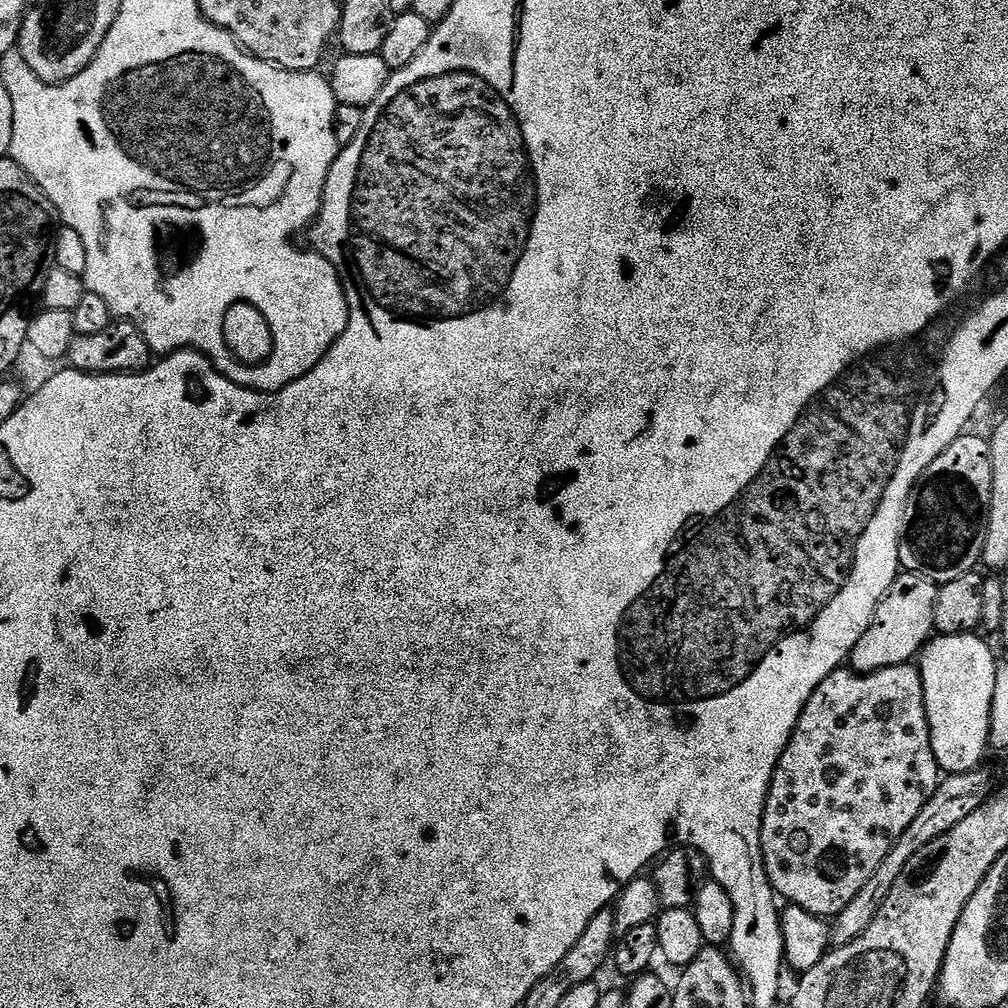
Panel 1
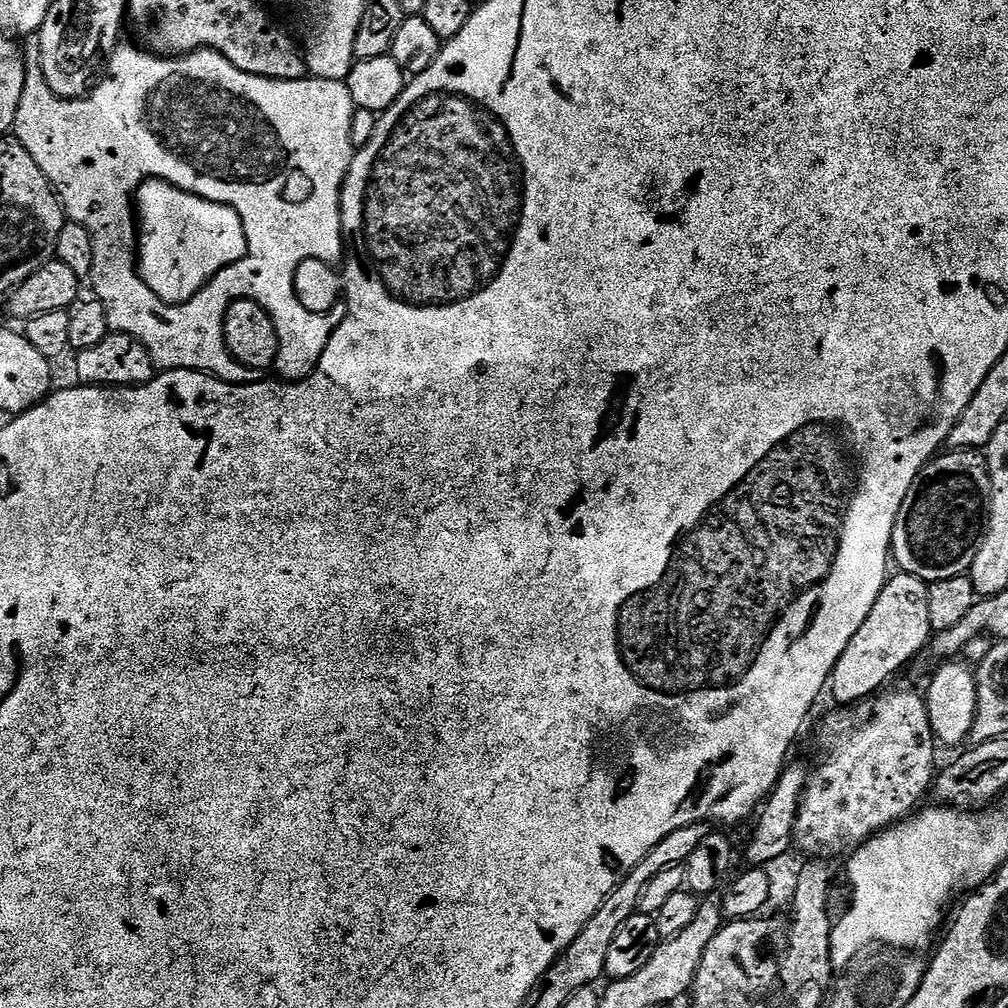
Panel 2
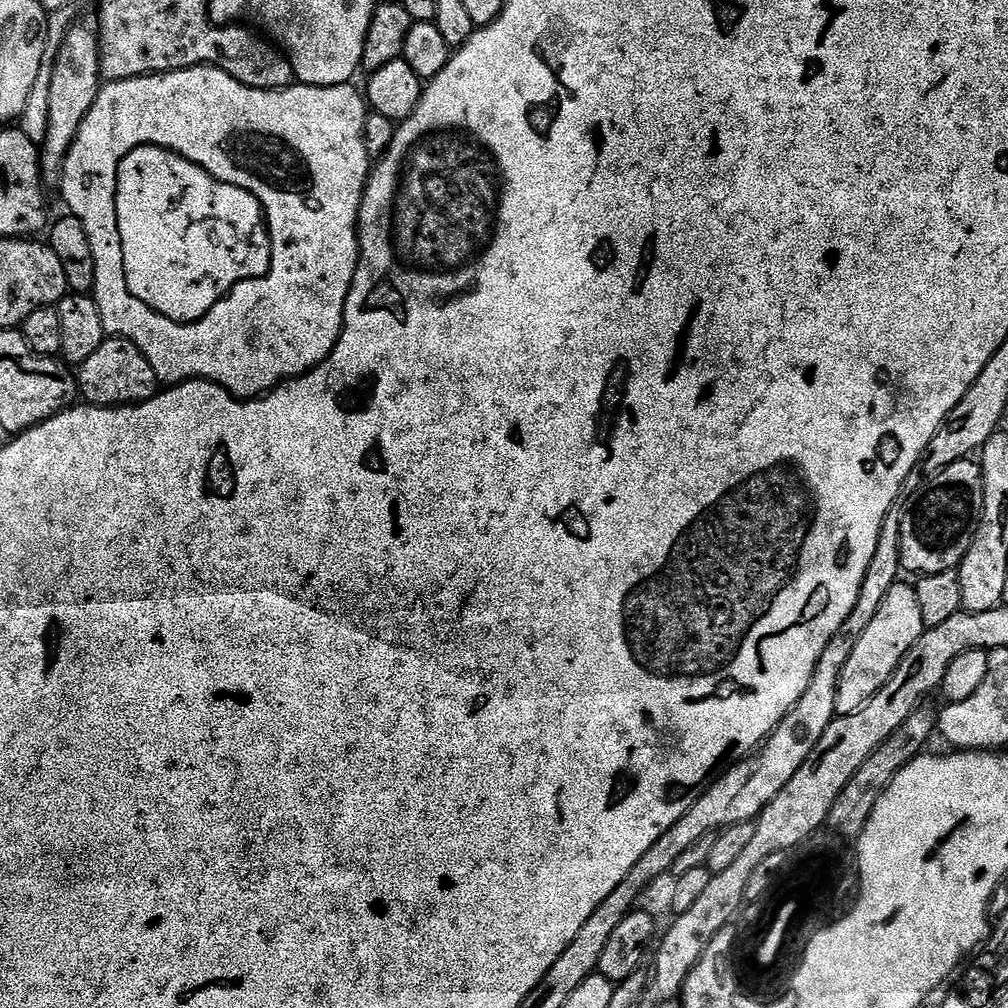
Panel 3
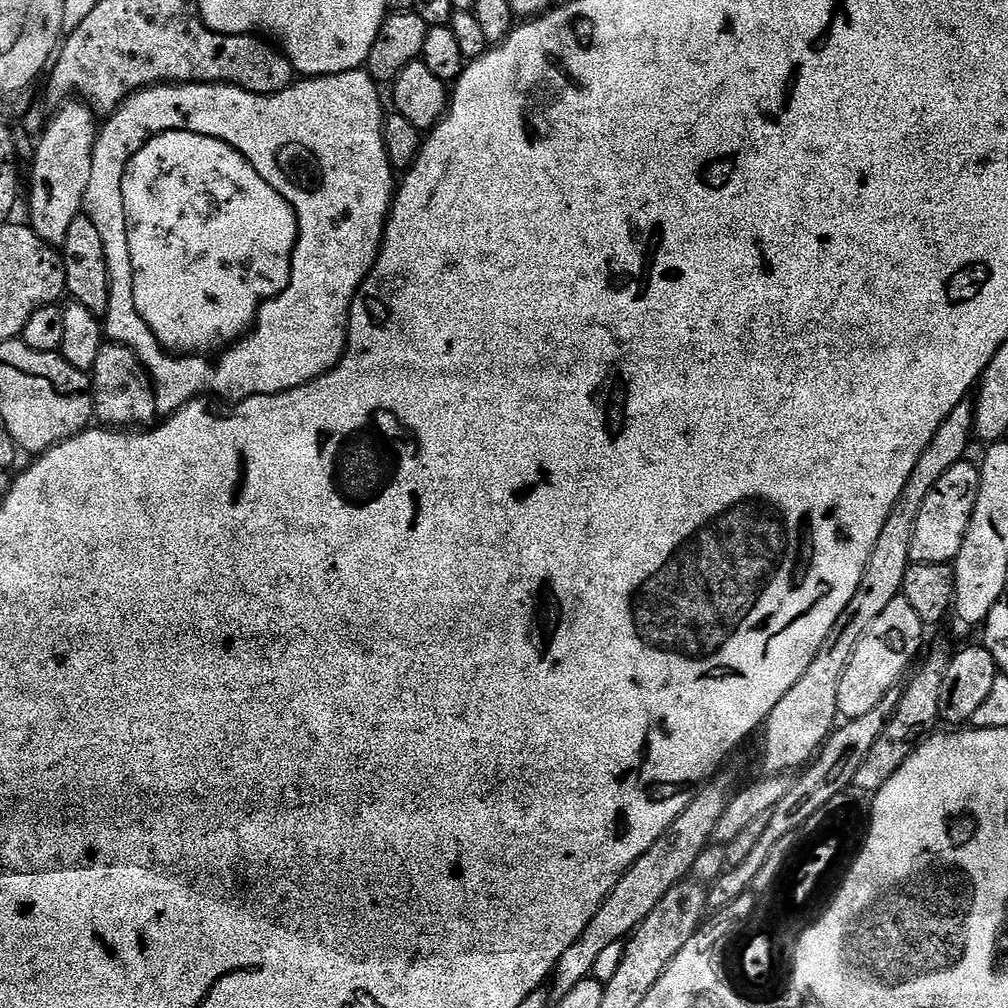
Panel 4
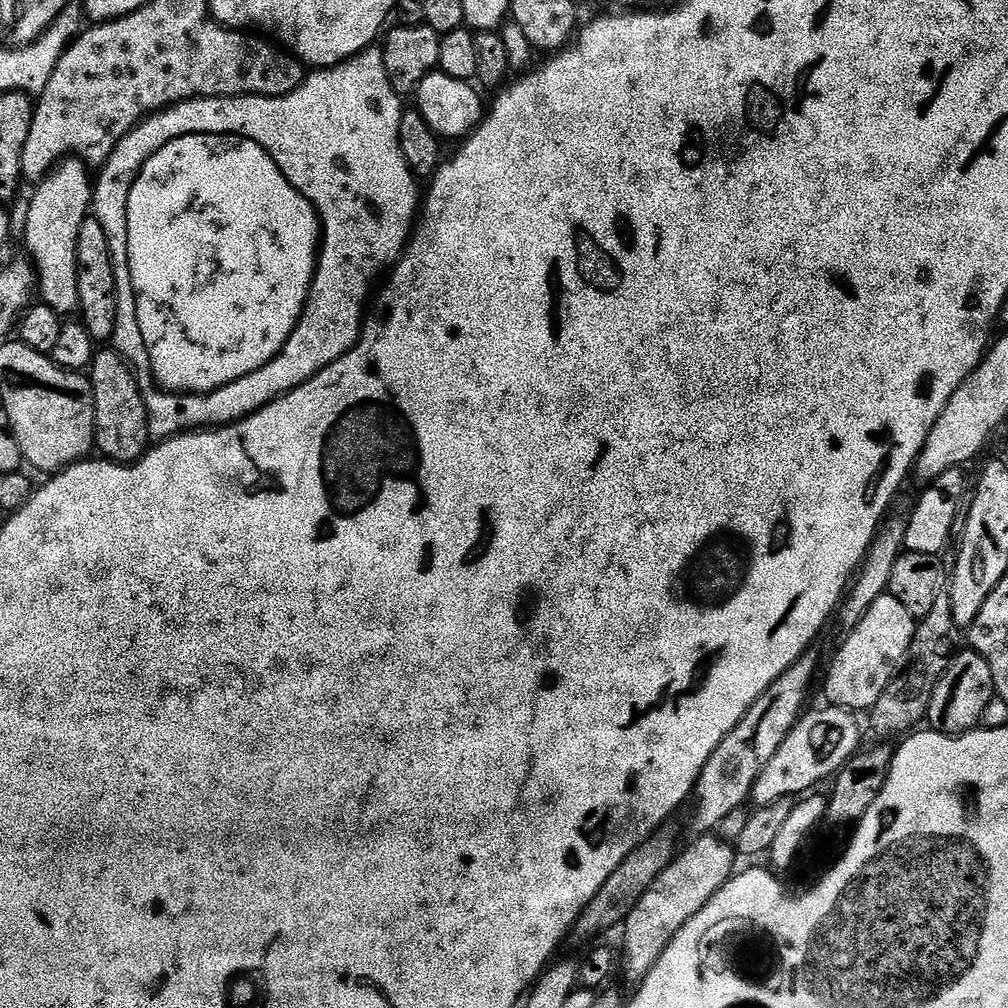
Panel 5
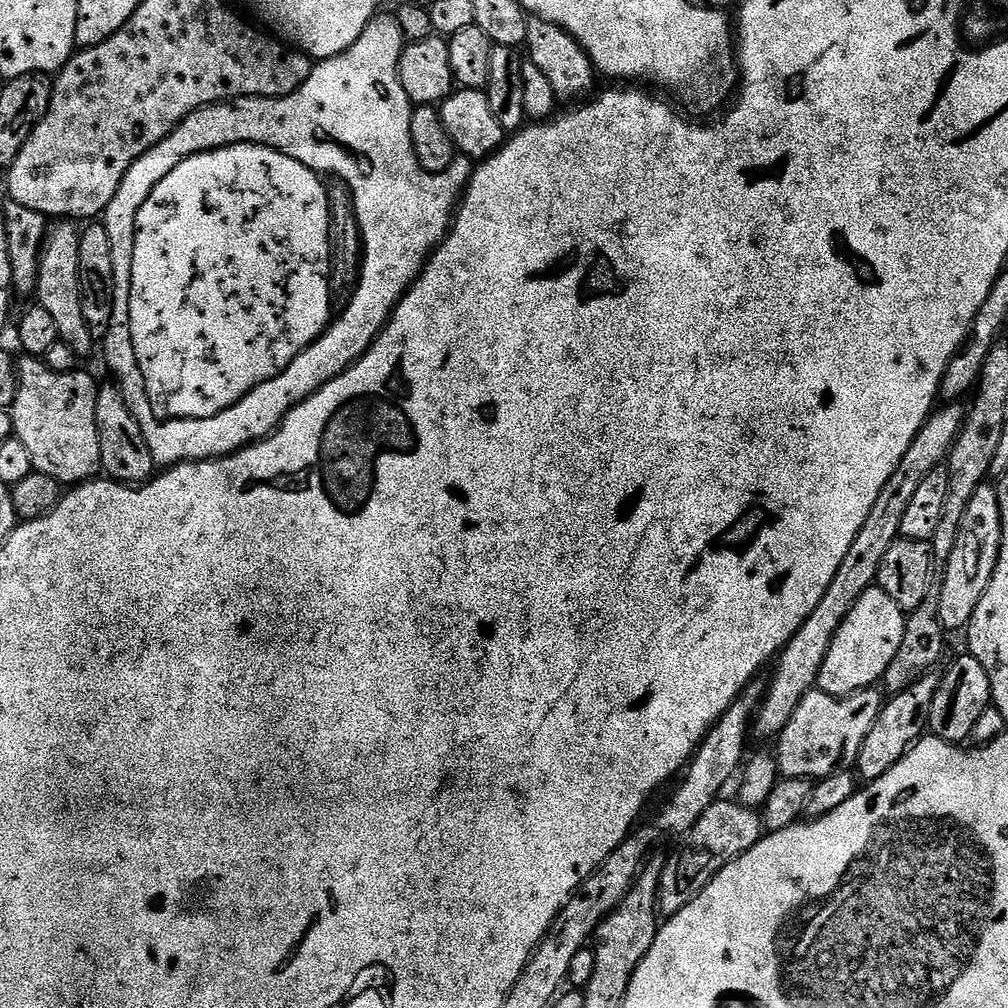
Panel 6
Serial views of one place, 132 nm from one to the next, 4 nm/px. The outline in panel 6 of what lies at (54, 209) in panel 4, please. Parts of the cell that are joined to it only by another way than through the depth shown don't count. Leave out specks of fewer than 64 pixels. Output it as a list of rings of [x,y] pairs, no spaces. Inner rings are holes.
[[[60,222],[49,231],[44,250],[40,253],[40,273],[34,293],[39,307],[46,309],[54,318],[58,326],[60,343],[70,346],[77,357],[84,358],[92,352],[94,341],[90,330],[86,326],[86,318],[82,318],[82,294],[80,293],[80,267],[78,266],[78,246],[80,232],[72,222]]]

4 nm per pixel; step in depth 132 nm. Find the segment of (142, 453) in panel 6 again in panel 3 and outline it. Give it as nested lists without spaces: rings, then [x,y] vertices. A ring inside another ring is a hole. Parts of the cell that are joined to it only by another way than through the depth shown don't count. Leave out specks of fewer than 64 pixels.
[[[105,338],[102,346],[86,358],[86,362],[78,365],[78,392],[85,396],[92,406],[110,408],[126,404],[141,404],[143,400],[154,398],[161,391],[162,385],[158,374],[154,374],[154,366],[138,350],[138,346],[129,340]]]

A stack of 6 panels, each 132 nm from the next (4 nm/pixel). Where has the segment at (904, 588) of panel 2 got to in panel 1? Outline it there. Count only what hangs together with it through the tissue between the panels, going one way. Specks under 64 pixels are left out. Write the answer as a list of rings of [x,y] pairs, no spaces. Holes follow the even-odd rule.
[[[901,571],[890,590],[878,602],[866,634],[858,638],[850,657],[852,671],[858,673],[877,672],[890,666],[915,661],[934,636],[934,602],[937,584],[913,572]]]

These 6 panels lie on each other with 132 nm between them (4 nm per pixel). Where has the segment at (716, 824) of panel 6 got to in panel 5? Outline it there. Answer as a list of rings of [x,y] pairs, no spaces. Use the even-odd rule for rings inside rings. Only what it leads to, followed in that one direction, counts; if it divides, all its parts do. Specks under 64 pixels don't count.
[[[700,834],[696,841],[688,849],[681,851],[662,874],[642,894],[642,898],[636,903],[635,908],[628,911],[628,917],[624,920],[624,956],[622,952],[622,976],[631,986],[638,986],[650,974],[654,962],[670,946],[674,934],[722,890],[726,881],[731,880],[734,869],[737,867],[737,853],[729,841],[720,839],[716,834]]]

